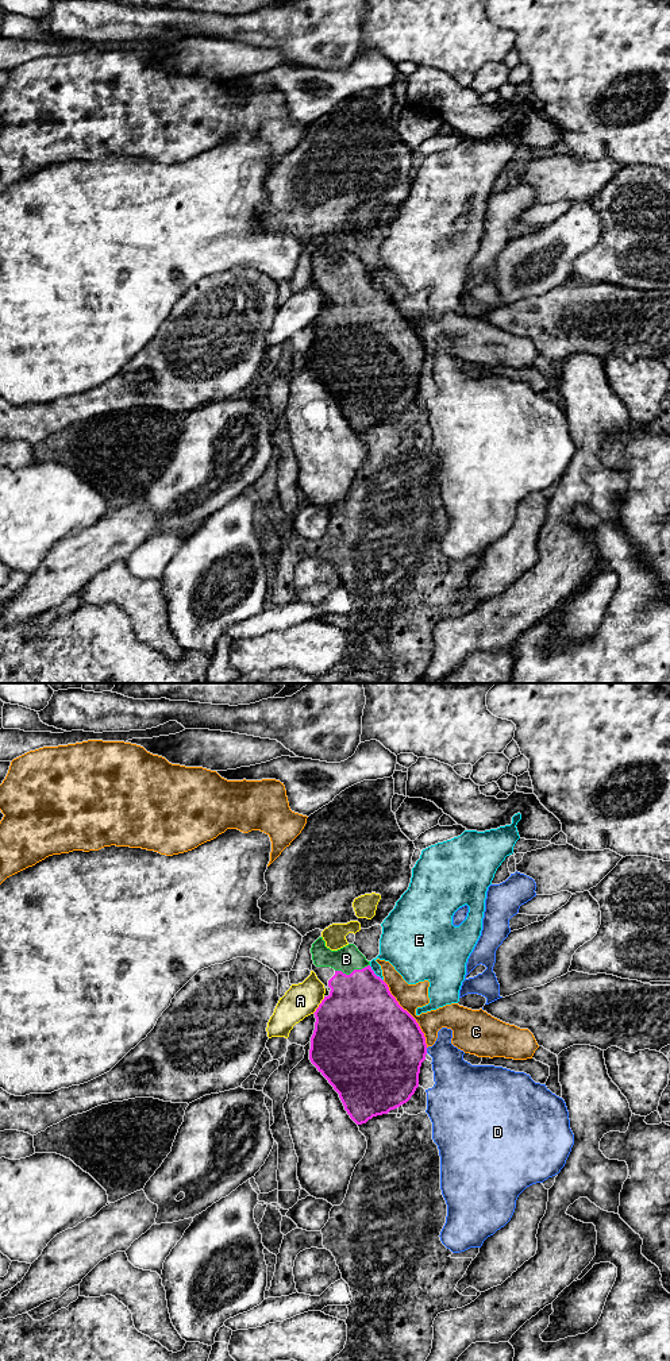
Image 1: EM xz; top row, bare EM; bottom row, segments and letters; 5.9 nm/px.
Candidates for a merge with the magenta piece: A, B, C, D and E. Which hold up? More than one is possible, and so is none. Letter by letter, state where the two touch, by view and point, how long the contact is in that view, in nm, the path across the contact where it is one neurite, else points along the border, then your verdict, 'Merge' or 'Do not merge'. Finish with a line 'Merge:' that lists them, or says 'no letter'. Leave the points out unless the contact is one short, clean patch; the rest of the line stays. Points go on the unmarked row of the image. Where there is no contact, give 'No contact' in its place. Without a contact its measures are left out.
A: Touches magenta at xz (319, 313). Shared border 130 nm. Boundary: xz (324, 305), (312, 322). Do not merge
B: Touches magenta at xz (353, 280). Shared border 220 nm. Path across: xz (359, 320), (353, 280), (346, 268). Merge
C: Touches magenta at xz (409, 323). Shared border 480 nm. Do not merge
D: Touches magenta at xz (426, 359). Shared border 30 nm. Do not merge
E: Touches magenta at xz (374, 282). Shared border 130 nm. Do not merge
Merge: B

